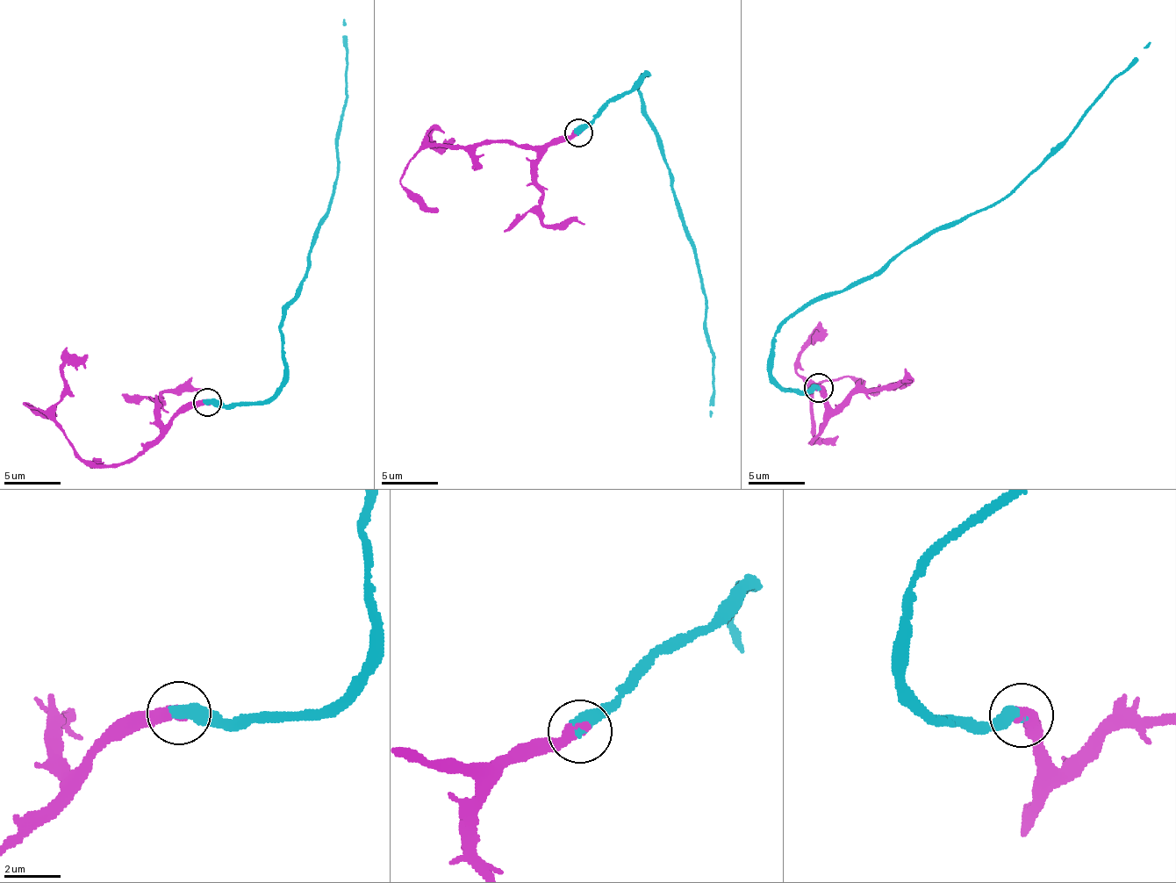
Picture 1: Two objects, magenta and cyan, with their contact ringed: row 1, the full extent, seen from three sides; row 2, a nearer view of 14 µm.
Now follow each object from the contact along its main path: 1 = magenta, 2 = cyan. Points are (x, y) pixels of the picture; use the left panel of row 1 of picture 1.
1: (206, 401), (186, 410), (132, 458), (88, 464), (60, 427), (24, 405), (39, 412), (49, 411), (57, 405)
2: (206, 401), (261, 404), (285, 376), (280, 324), (303, 282), (338, 174), (336, 128), (347, 81), (343, 19)

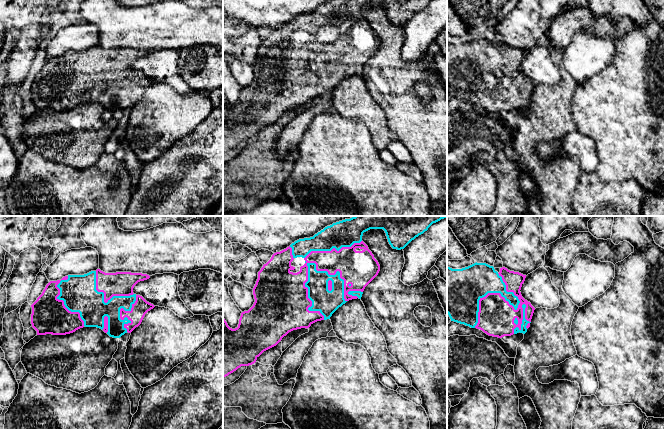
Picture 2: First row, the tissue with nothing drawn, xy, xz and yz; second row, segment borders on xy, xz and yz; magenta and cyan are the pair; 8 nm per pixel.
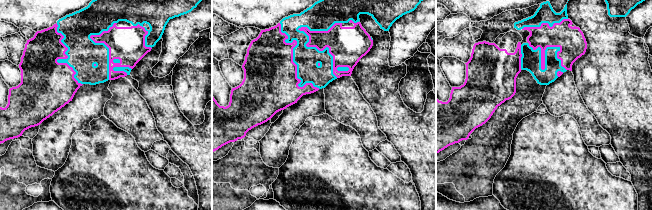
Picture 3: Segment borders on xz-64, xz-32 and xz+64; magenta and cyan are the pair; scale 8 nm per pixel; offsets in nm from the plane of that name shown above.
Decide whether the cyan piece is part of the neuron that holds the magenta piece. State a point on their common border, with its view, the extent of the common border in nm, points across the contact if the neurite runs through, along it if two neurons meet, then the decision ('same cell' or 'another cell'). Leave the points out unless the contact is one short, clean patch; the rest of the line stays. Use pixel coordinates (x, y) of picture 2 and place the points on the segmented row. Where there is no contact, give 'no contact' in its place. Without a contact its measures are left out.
xz (307, 294) | 500 nm | same cell

